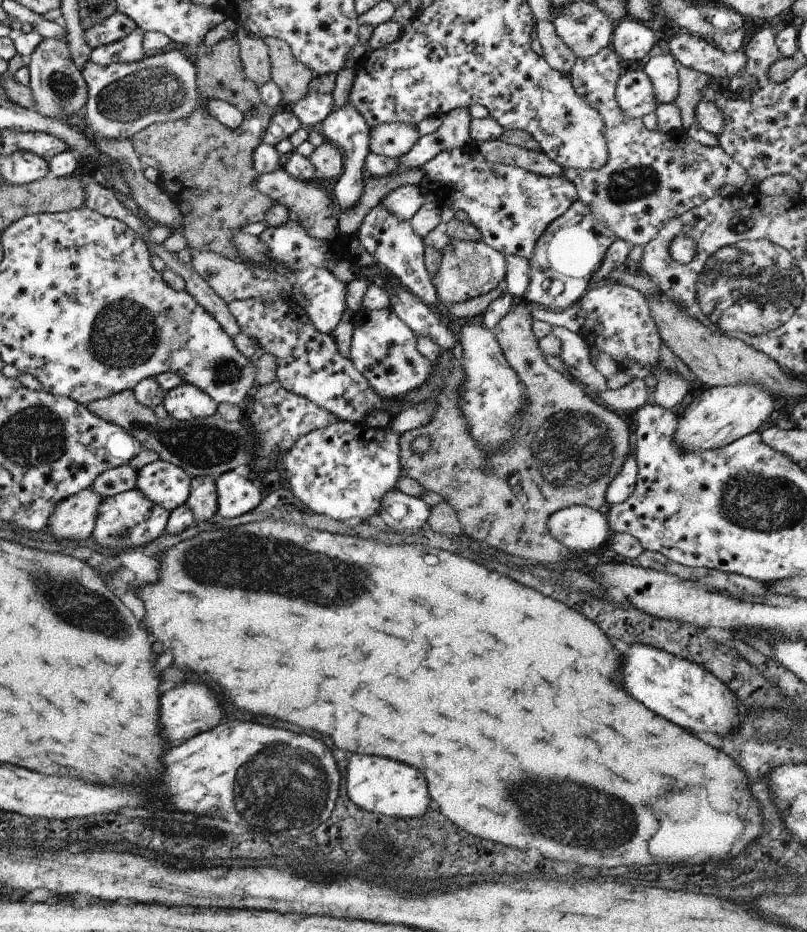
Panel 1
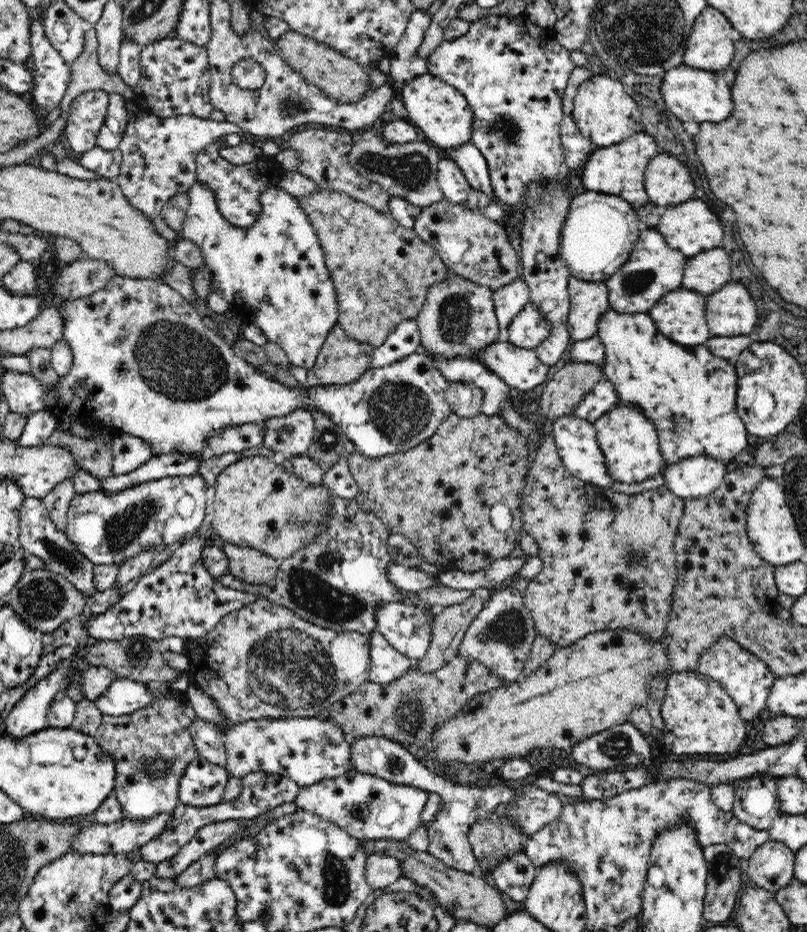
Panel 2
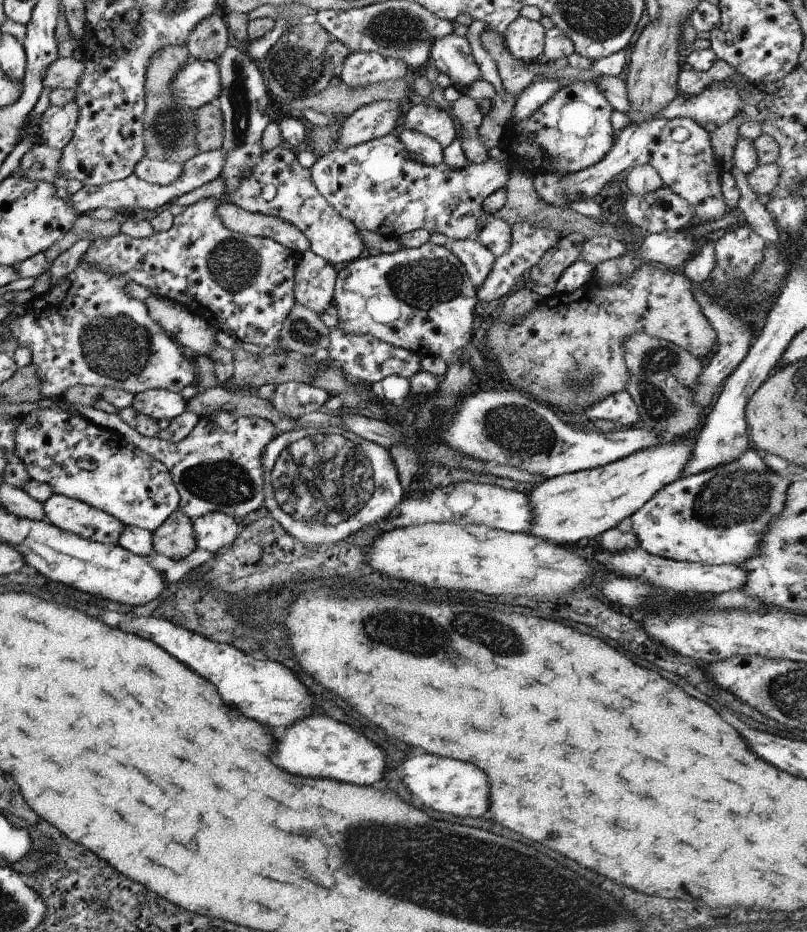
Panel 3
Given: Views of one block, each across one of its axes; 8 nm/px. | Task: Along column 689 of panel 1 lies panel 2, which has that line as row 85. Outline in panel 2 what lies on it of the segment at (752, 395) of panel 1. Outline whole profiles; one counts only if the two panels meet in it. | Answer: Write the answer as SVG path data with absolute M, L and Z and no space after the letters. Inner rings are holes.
M429 72L414 76L404 82L404 86L397 90L401 97L407 117L412 125L415 125L422 136L440 149L456 148L460 143L468 142L470 138L472 111L465 96L448 85L442 78L433 76Z

